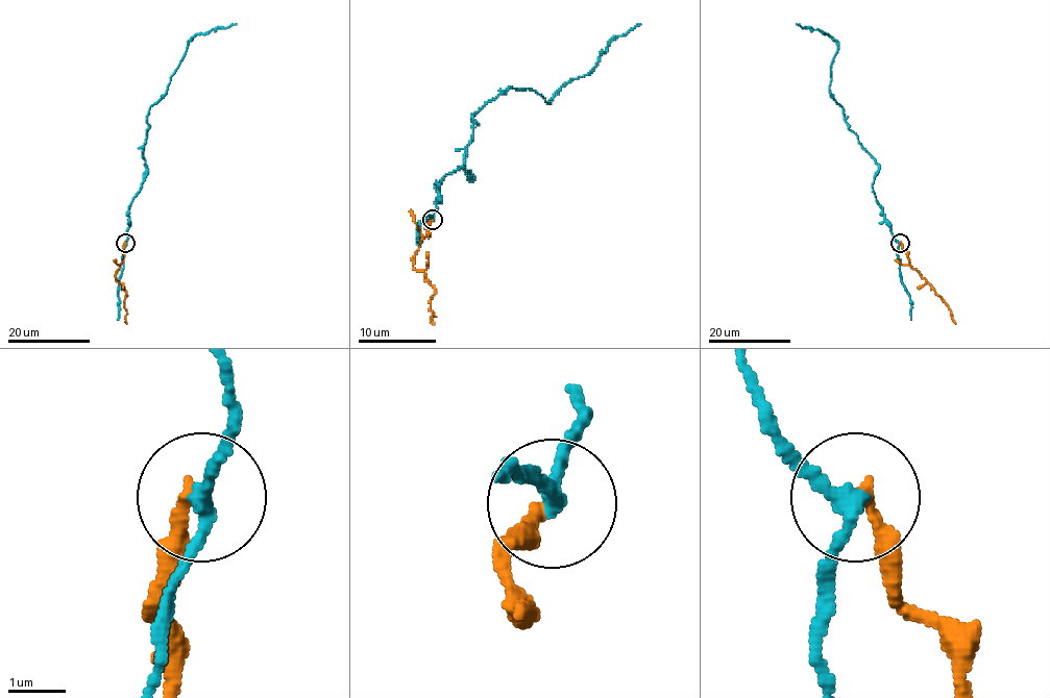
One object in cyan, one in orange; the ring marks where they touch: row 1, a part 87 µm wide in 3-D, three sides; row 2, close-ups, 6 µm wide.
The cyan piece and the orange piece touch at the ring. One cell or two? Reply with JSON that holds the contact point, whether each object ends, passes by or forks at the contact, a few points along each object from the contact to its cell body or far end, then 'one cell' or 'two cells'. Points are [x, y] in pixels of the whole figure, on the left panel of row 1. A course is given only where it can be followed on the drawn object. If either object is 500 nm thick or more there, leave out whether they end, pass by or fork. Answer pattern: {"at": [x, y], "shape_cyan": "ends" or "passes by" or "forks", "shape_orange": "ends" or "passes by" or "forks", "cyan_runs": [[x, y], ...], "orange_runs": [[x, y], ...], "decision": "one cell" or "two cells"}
{"at": [125, 243], "shape_cyan": "passes by", "shape_orange": "ends", "cyan_runs": [[125, 242], [128, 206], [146, 171], [143, 146], [149, 108], [166, 93], [188, 43], [198, 33], [236, 23]], "orange_runs": [[125, 242], [115, 278], [125, 290], [126, 324]], "decision": "two cells"}

